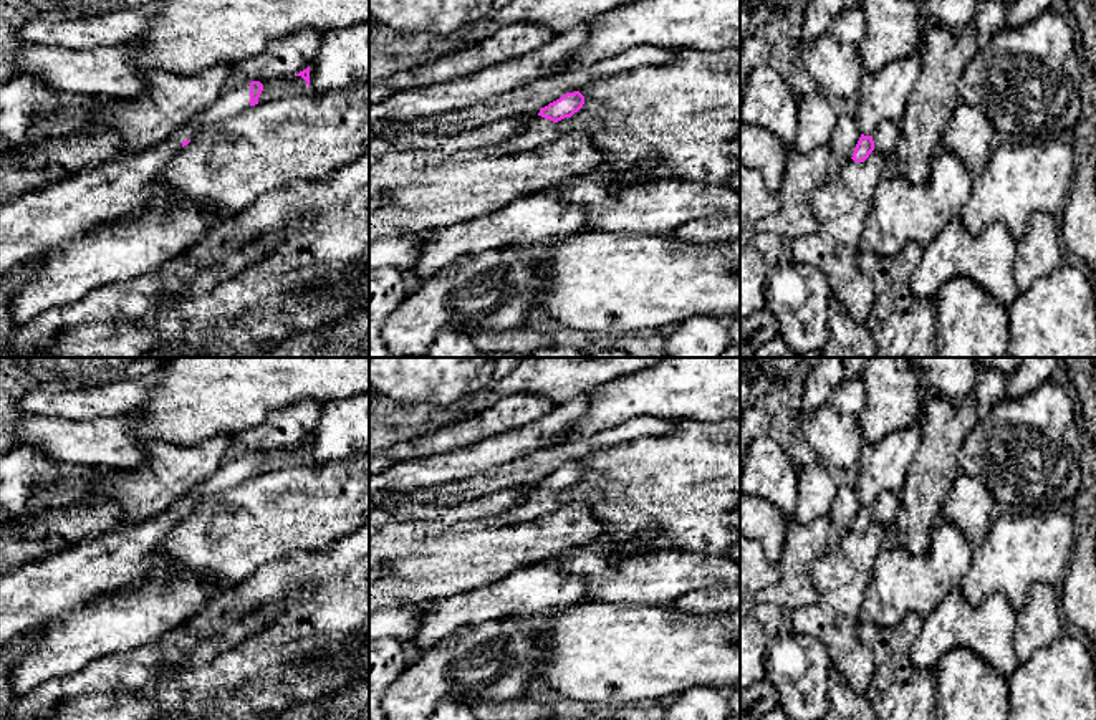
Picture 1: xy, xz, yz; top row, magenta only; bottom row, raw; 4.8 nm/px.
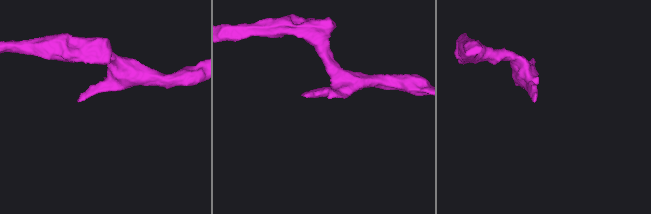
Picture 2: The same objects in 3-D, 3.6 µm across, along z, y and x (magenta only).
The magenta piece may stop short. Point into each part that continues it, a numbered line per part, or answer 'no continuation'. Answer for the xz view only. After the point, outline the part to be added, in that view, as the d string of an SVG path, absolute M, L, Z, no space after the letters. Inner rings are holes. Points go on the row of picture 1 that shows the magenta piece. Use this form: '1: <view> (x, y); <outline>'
1: xz (538, 131); M535 114L528 118L525 129L517 137L500 146L495 152L503 156L530 151L536 146L550 144L560 136L556 122Z

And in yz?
1: yz (884, 136); M882 121L872 132L874 151L886 159L884 179L897 174L896 169L896 144L899 137L899 122Z

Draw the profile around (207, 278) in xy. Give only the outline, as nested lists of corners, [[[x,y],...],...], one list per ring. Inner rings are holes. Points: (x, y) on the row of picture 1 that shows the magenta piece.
[[[272,235],[267,238],[258,238],[238,252],[228,255],[224,262],[207,266],[194,276],[194,280],[182,290],[182,293],[207,293],[224,280],[247,270],[248,266],[258,263],[265,258],[275,247],[283,240],[283,235]]]

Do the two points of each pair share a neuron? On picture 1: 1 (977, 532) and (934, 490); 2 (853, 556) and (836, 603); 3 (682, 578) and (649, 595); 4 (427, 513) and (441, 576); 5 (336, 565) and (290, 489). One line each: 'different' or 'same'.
1: different
2: same
3: same
4: different
5: different

